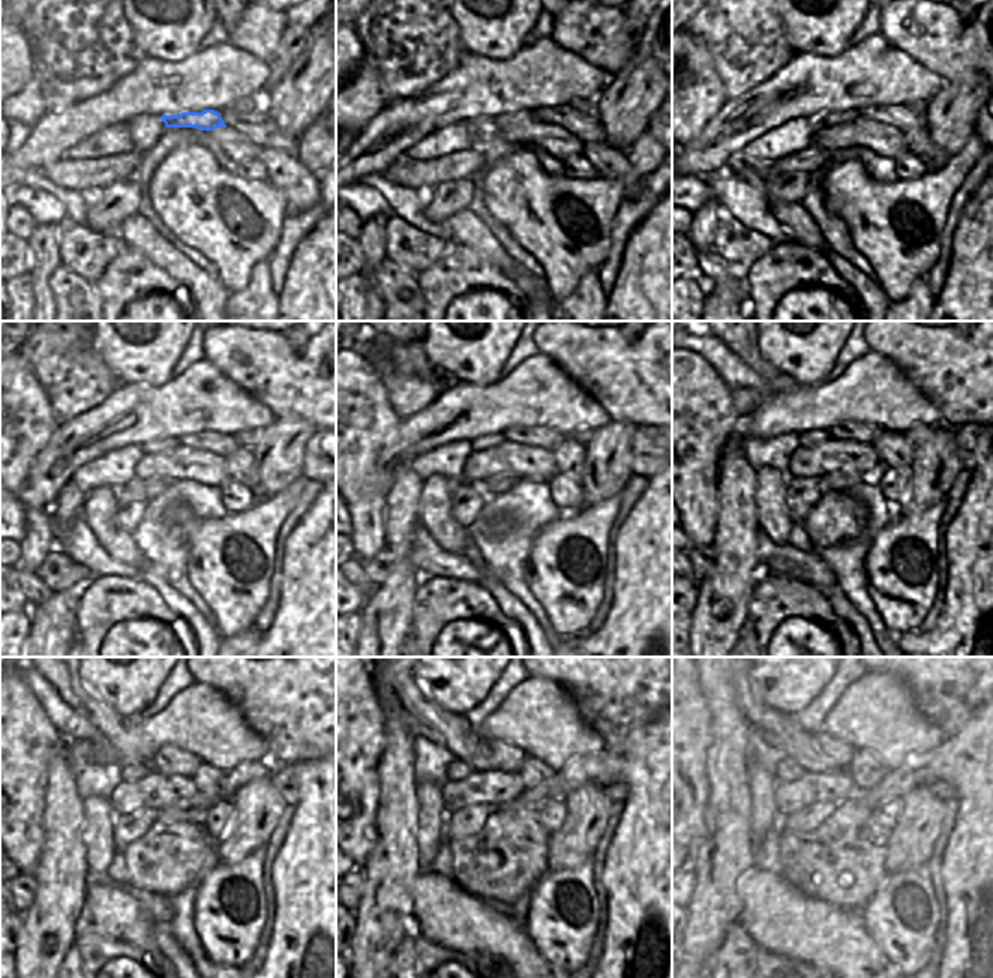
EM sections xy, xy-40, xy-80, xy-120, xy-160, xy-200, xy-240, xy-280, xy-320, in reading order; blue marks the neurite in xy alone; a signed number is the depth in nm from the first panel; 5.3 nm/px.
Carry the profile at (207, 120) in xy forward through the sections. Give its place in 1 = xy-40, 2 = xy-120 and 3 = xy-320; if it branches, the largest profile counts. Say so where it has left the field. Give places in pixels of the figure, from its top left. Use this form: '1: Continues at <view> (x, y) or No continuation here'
1: Continues at xy-40 (509, 119)
2: Continues at xy-120 (167, 443)
3: Continues at xy-320 (788, 770)

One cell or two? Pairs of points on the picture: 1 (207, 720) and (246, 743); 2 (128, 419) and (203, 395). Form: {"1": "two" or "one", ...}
{"1": "one", "2": "one"}

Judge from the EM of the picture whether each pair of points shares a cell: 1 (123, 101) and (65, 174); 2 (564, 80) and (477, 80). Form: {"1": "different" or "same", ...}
{"1": "different", "2": "same"}

